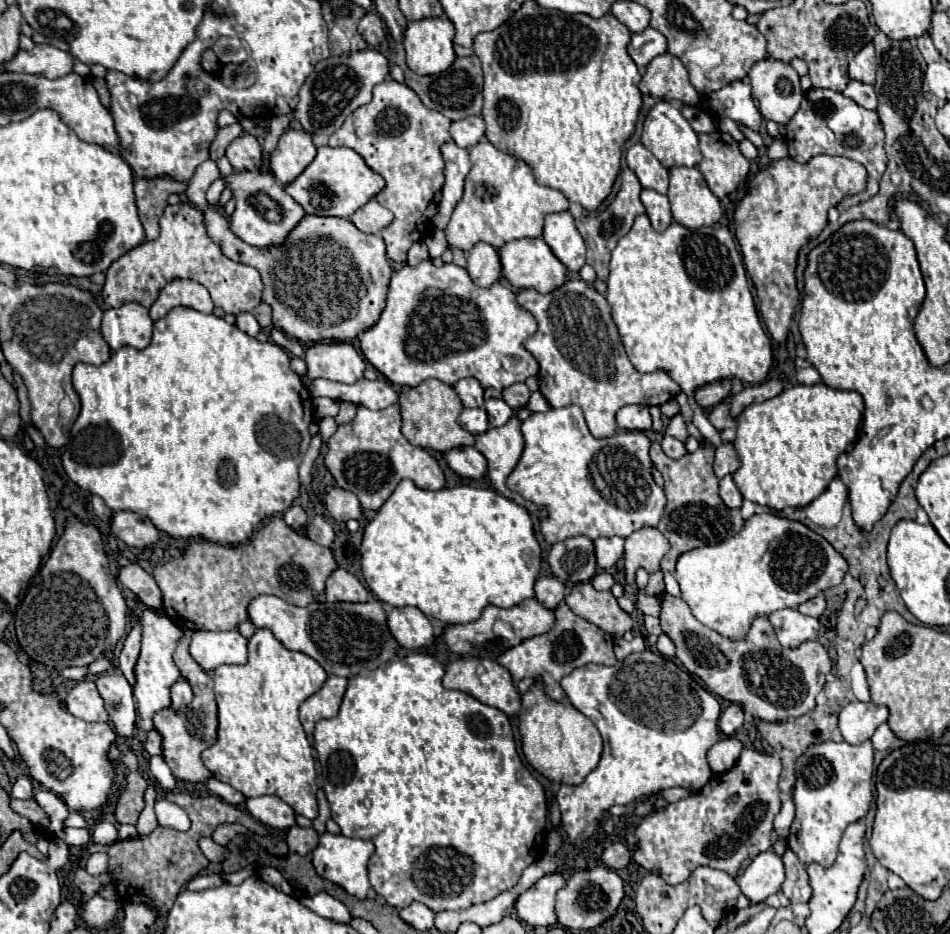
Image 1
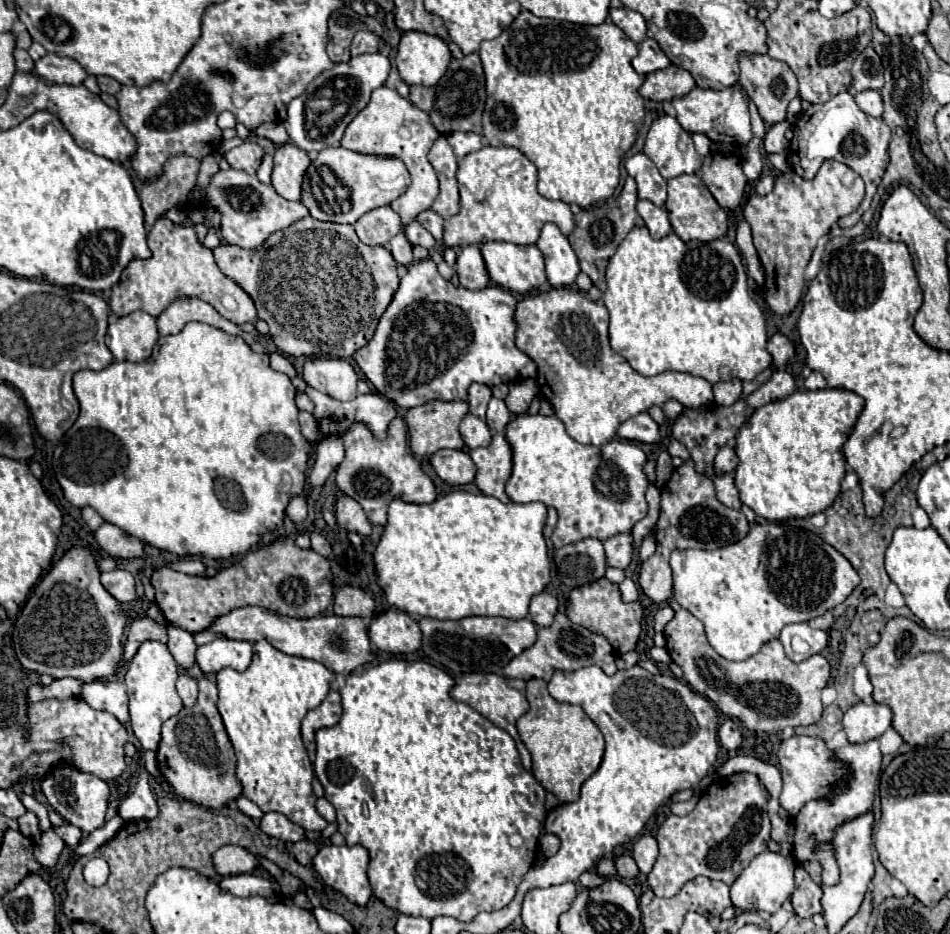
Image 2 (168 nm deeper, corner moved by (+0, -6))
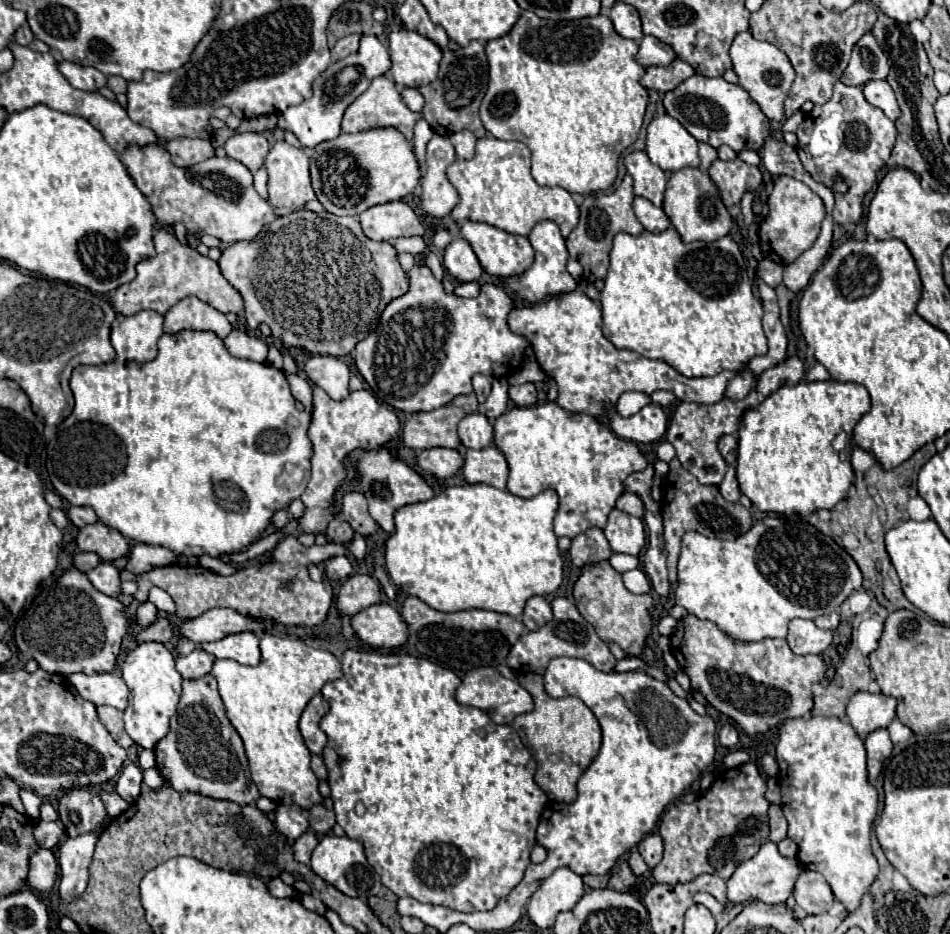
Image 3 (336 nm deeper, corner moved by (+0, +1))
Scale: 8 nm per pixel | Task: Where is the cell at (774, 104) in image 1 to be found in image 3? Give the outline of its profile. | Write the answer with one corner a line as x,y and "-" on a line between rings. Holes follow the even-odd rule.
740,32
730,46
730,58
734,64
734,72
740,78
740,86
752,96
754,102
758,102
758,106
770,120
782,122
784,120
784,100
796,76
788,56
782,50
778,50
774,44
760,42
750,32

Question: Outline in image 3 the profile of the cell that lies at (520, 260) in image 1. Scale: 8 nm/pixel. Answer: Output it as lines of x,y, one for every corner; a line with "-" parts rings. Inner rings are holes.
464,222
460,226
460,232
464,236
464,240
470,242
470,246
474,248
482,268
490,274
490,276
496,276
496,278
510,278
510,276
518,276
522,272
526,272
532,262
534,262
534,248
530,244
530,240
526,236
514,236
514,234
508,234
504,230
498,230
490,224
484,224
484,222

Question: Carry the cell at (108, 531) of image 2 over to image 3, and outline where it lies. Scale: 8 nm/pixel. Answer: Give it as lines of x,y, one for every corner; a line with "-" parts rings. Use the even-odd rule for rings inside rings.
104,522
90,524
78,532
78,548
84,552
96,552
102,560
118,560
128,556
130,542
118,530

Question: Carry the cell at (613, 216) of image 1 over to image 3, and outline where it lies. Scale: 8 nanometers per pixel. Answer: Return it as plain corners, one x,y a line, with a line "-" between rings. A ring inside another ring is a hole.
626,174
622,184
612,192
598,192
598,194
584,196
584,202
580,204
580,222
566,240
570,258
578,260
582,264
584,278
590,280
598,290
602,290
604,278
608,272
608,254
612,248
612,238
618,232
628,232
628,234
636,236
644,230
644,226
640,224
640,220
636,218
636,214
632,210
632,200
634,200
634,192
632,192
630,174

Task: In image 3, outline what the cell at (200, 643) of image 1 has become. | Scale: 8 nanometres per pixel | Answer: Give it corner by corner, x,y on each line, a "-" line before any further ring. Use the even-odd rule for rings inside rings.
238,632
230,634
222,640
206,642
200,646
204,652
212,654
214,658
230,658
246,666
256,666
260,662
260,648
258,636
254,632

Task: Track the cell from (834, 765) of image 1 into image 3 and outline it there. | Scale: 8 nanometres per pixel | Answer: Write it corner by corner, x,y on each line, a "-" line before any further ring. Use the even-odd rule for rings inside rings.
880,728
880,730
866,734
864,746
866,746
866,752
868,752
868,780
874,782
878,778
880,770
882,770
884,760
892,752
892,742
890,742
888,732
884,728

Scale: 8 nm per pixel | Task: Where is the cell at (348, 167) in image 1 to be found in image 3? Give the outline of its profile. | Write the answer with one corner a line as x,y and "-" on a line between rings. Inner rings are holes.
376,128
358,134
340,134
334,140
320,142
314,148
314,154
310,158
310,178
312,178
312,188
316,192
316,198
326,208
326,212
336,216
354,216
354,214
362,214
370,206
402,200
404,196
408,196
420,182
420,168
412,146
398,130

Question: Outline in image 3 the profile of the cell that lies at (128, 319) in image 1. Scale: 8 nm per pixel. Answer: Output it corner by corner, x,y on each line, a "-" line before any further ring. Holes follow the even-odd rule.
140,310
112,324
112,346
118,360
148,362
156,358
156,342
164,318
154,310

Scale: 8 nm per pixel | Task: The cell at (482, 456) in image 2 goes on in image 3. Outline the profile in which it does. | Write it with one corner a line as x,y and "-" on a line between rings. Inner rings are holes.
486,446
482,450
468,450
462,474
470,484
490,484
498,490
506,490
508,464
500,448

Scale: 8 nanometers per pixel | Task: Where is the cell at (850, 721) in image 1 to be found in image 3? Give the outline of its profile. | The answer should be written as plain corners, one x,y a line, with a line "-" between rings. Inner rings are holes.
856,692
846,708
846,716
852,728
866,736
878,728
886,728
896,718
896,700
884,694

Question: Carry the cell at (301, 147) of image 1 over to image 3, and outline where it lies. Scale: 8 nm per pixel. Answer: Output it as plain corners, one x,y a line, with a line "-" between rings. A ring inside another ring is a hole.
276,142
266,156
268,196
272,204
284,210
298,210
308,200
314,200
308,172
308,156
288,142

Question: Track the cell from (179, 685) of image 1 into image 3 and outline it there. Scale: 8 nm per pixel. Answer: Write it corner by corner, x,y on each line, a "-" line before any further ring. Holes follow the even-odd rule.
196,648
188,656
182,656
182,658
176,660
176,670
182,674
184,680
198,680
198,678
206,676
212,670
214,660
216,660
214,656
210,656
204,650

